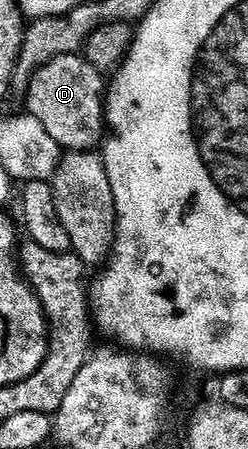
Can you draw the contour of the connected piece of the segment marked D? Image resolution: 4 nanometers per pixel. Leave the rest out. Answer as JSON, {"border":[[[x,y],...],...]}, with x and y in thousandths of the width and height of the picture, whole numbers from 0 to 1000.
{"border":[[[335,120],[218,125],[133,163],[101,198],[101,245],[173,276],[194,301],[226,310],[238,330],[286,339],[351,339],[415,312],[427,292],[427,176],[415,160],[355,140]]]}

